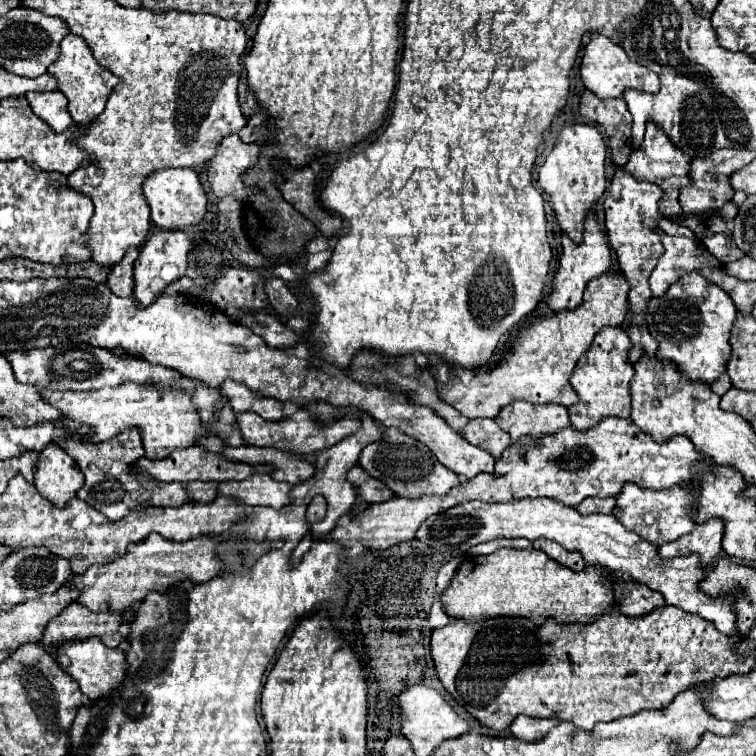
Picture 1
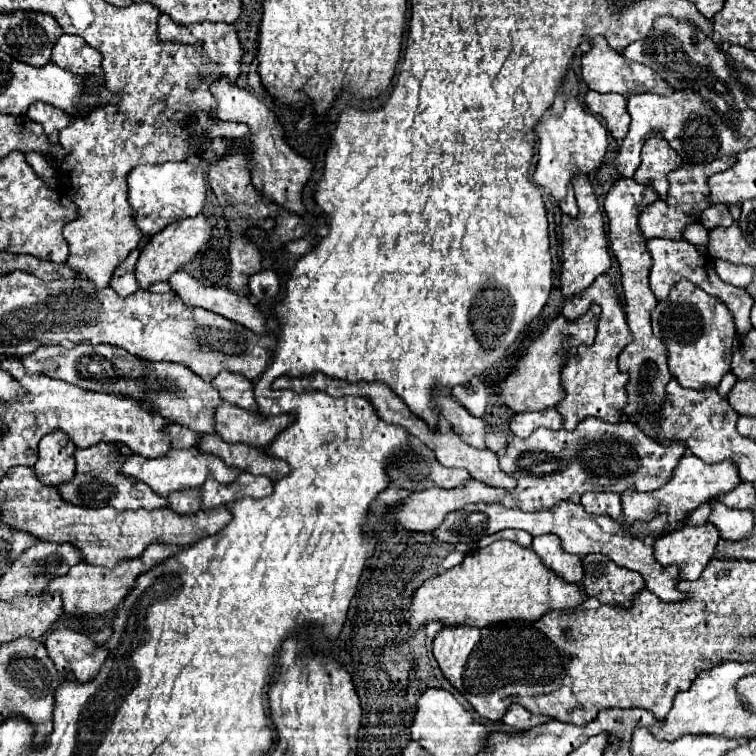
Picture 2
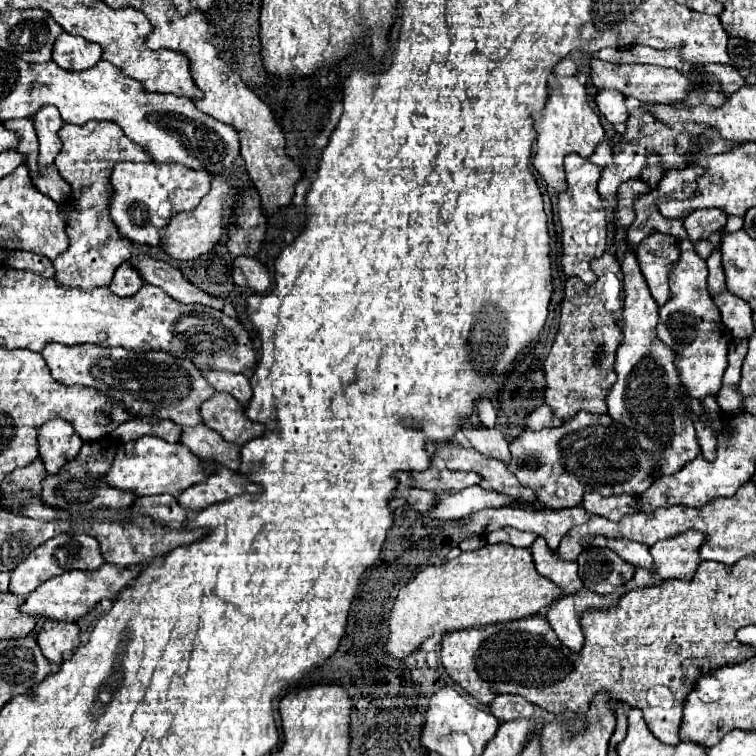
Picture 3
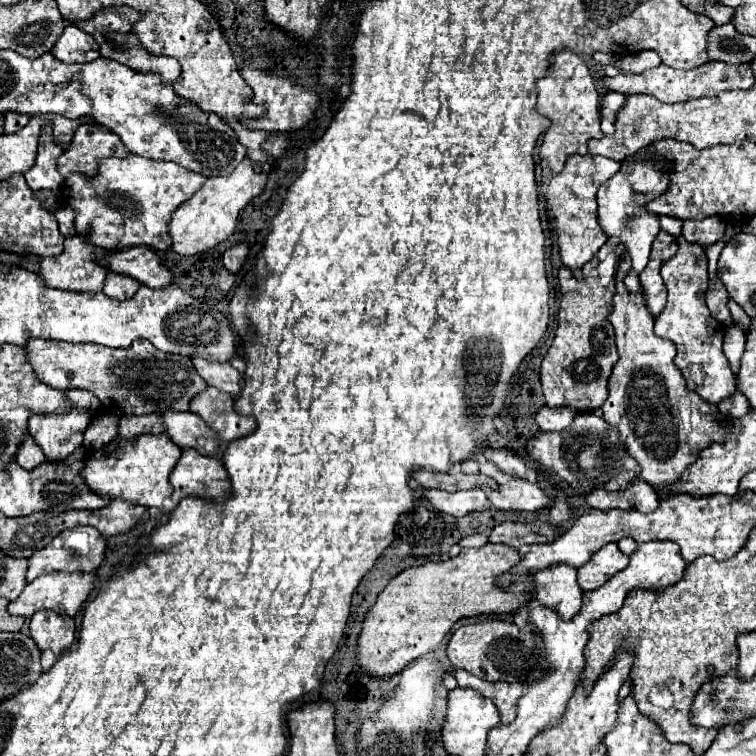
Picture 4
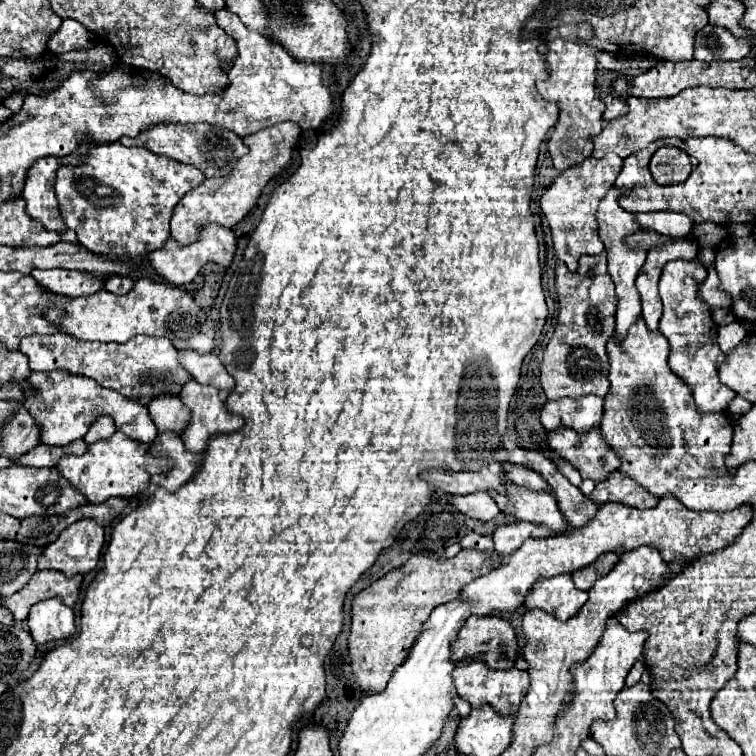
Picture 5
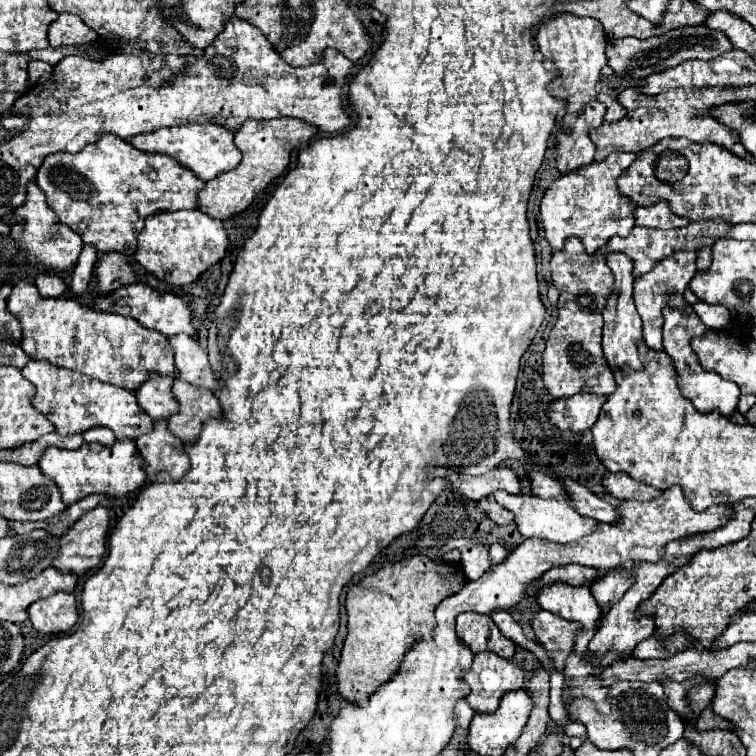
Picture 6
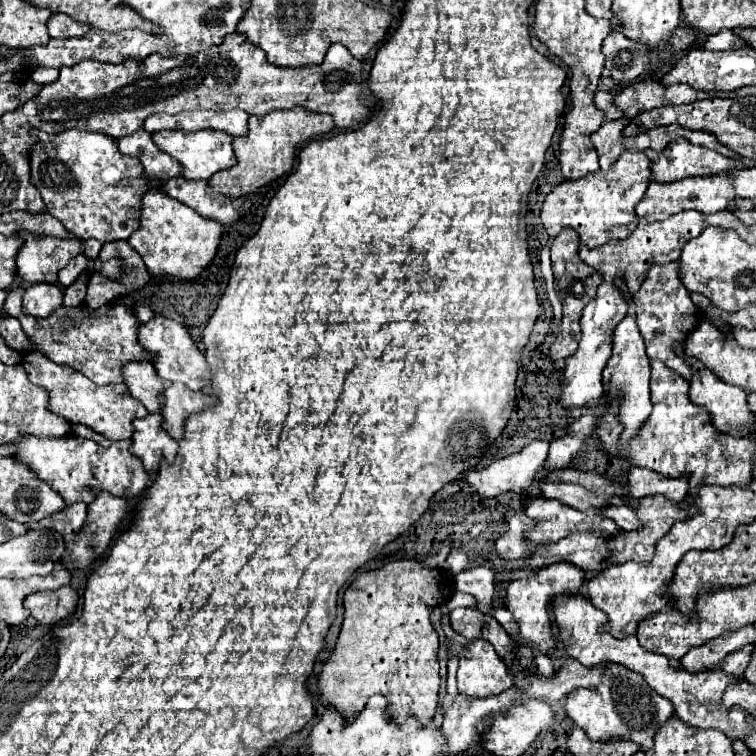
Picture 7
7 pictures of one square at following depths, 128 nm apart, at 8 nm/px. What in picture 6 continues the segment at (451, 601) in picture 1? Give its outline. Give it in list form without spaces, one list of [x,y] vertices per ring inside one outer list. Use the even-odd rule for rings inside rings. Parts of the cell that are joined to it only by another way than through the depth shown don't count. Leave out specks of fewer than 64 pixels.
[[[414,556],[388,564],[350,586],[346,594],[348,636],[336,666],[338,694],[350,704],[364,706],[376,688],[392,680],[412,646],[432,634],[436,606],[456,594],[464,584],[466,578],[460,564]]]

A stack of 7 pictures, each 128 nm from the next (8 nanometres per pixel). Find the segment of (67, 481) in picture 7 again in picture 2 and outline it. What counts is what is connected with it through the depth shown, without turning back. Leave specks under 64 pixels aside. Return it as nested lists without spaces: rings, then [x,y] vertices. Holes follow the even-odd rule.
[[[186,448],[186,450],[170,450],[166,456],[160,458],[144,458],[140,454],[130,454],[122,466],[122,474],[136,478],[144,484],[148,484],[158,496],[170,496],[176,490],[184,488],[198,488],[204,484],[206,478],[214,478],[220,484],[232,482],[242,470],[226,466],[218,456],[212,454],[202,454],[196,448]]]

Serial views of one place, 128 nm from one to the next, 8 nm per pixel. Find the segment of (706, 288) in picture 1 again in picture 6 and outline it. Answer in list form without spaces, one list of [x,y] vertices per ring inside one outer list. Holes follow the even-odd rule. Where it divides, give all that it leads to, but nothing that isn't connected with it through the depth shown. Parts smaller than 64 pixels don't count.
[[[692,306],[688,310],[672,310],[672,308],[664,308],[664,350],[666,354],[672,358],[672,364],[678,372],[678,384],[684,392],[684,396],[688,400],[692,400],[692,404],[696,406],[696,410],[700,412],[712,412],[712,410],[720,410],[722,416],[732,416],[738,408],[738,398],[740,398],[740,388],[728,380],[722,380],[718,374],[714,372],[706,372],[702,370],[698,356],[694,354],[694,350],[690,348],[690,340],[694,336],[700,336],[706,332],[706,326],[702,324],[702,320],[696,316],[696,312],[692,310]]]

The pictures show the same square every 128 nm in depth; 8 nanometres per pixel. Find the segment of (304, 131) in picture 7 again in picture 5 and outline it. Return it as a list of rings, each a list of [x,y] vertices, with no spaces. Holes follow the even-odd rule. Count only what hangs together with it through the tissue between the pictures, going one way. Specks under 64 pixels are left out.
[[[280,122],[280,124],[274,124],[266,130],[262,130],[262,132],[254,132],[250,136],[244,136],[242,140],[250,148],[250,152],[236,162],[234,170],[226,176],[220,176],[220,178],[206,178],[200,186],[186,192],[186,196],[178,202],[176,212],[172,216],[174,240],[178,240],[180,244],[188,244],[188,242],[196,240],[198,228],[206,222],[224,224],[228,228],[236,226],[250,212],[250,208],[256,204],[262,188],[280,170],[286,168],[286,164],[290,162],[292,148],[296,146],[300,134],[302,134],[302,128],[298,124]]]

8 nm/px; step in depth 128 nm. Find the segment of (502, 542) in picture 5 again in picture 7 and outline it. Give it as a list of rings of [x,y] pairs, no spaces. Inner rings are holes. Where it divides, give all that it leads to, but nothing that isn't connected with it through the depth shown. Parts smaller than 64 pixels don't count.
[[[486,562],[478,568],[468,568],[468,570],[460,572],[456,576],[454,590],[468,592],[468,594],[476,596],[478,608],[484,614],[488,614],[488,608],[492,604],[492,594],[494,594],[494,570],[492,570],[492,566]]]

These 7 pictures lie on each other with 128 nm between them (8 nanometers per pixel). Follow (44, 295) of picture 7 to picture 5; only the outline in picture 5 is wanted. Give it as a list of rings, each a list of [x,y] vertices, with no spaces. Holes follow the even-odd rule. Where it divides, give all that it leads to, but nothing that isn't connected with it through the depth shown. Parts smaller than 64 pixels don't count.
[[[52,268],[52,270],[32,270],[32,278],[46,288],[52,294],[58,296],[86,296],[94,294],[102,288],[100,280],[96,280],[92,274],[82,274],[76,270],[62,270],[62,268]]]

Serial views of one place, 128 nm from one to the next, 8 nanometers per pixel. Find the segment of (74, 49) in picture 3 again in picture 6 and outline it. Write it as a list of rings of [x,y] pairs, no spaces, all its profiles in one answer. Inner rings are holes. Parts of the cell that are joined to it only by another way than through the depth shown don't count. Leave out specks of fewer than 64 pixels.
[[[60,14],[48,30],[50,46],[82,46],[94,42],[98,34],[86,26],[76,14]]]

